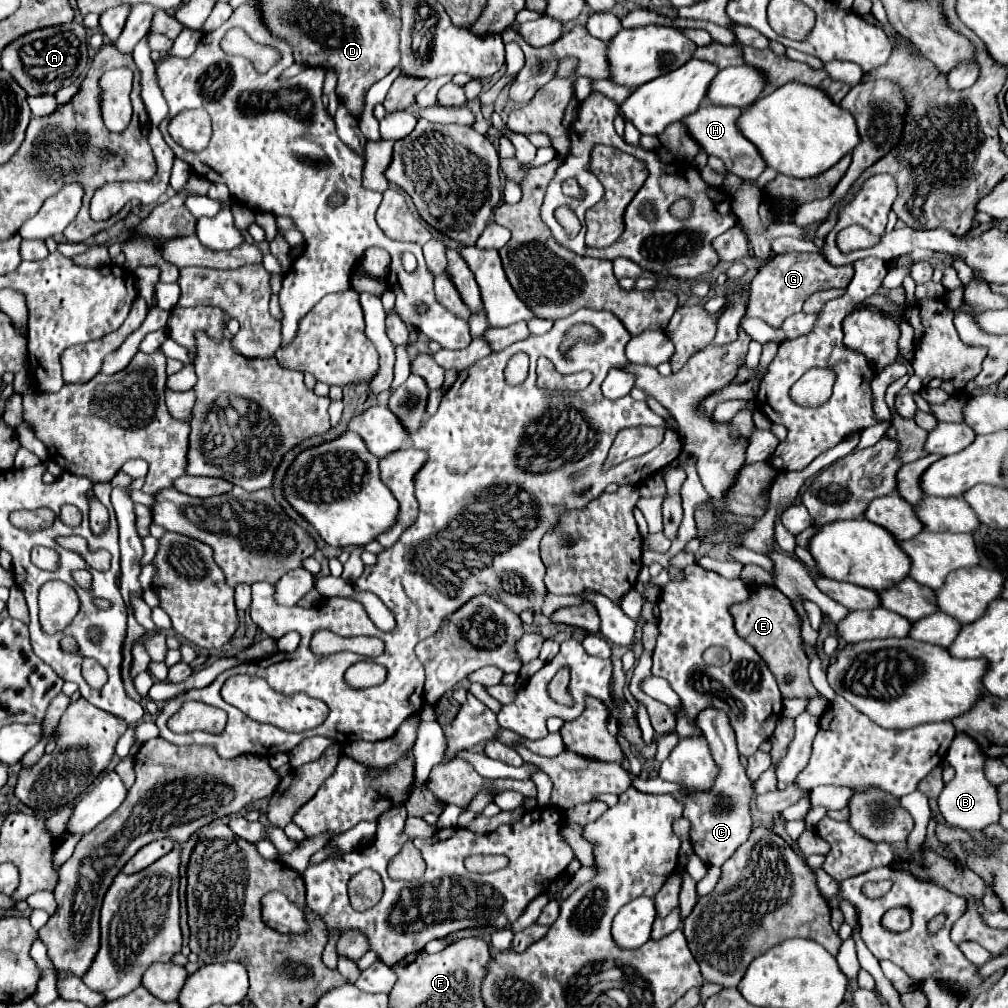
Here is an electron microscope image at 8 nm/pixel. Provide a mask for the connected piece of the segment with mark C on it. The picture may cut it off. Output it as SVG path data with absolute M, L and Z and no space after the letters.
M704 709L696 717L698 727L704 733L704 739L710 745L712 759L718 767L718 775L714 779L714 785L708 791L688 791L682 785L664 781L660 777L652 779L640 779L634 777L632 785L644 793L670 793L674 799L682 801L684 805L684 817L690 821L690 843L694 847L694 853L706 863L720 867L724 865L732 853L748 839L752 831L752 801L754 801L754 787L752 781L746 777L746 767L740 761L740 755L736 751L734 731L728 723L728 717L722 709Z

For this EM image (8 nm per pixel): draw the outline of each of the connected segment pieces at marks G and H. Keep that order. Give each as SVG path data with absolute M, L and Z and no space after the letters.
M780 253L774 255L772 261L768 261L758 275L752 279L752 293L750 293L750 303L746 309L746 317L760 317L762 321L774 327L780 327L786 317L800 313L804 301L824 289L832 287L842 287L846 289L848 283L852 281L854 269L852 265L830 265L822 255L816 253Z
M700 105L698 111L694 111L692 115L682 119L682 125L686 127L688 135L700 145L700 149L706 155L714 155L718 159L724 161L726 169L734 175L738 175L744 181L756 181L758 175L766 169L760 153L754 149L754 145L750 145L750 141L744 141L742 133L738 133L736 129L736 119L740 115L740 109L736 107L720 107L720 105Z

